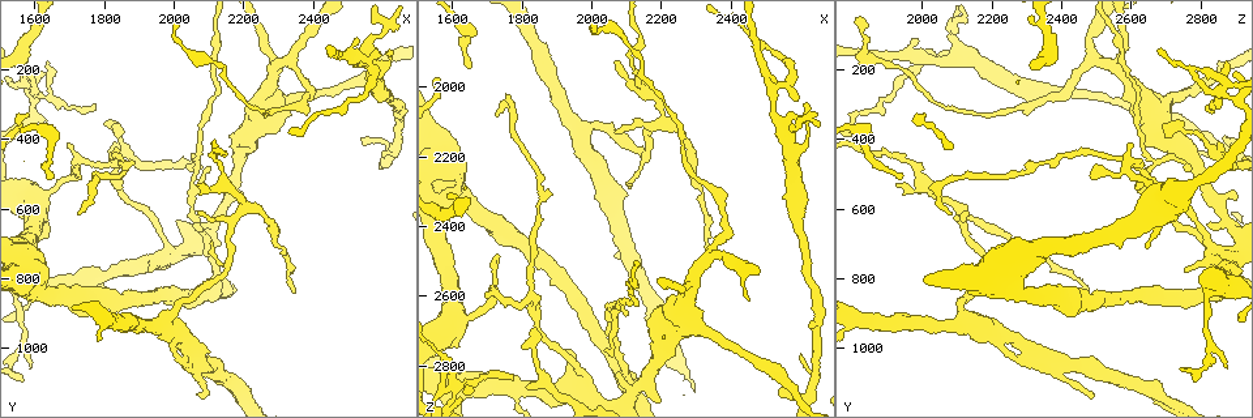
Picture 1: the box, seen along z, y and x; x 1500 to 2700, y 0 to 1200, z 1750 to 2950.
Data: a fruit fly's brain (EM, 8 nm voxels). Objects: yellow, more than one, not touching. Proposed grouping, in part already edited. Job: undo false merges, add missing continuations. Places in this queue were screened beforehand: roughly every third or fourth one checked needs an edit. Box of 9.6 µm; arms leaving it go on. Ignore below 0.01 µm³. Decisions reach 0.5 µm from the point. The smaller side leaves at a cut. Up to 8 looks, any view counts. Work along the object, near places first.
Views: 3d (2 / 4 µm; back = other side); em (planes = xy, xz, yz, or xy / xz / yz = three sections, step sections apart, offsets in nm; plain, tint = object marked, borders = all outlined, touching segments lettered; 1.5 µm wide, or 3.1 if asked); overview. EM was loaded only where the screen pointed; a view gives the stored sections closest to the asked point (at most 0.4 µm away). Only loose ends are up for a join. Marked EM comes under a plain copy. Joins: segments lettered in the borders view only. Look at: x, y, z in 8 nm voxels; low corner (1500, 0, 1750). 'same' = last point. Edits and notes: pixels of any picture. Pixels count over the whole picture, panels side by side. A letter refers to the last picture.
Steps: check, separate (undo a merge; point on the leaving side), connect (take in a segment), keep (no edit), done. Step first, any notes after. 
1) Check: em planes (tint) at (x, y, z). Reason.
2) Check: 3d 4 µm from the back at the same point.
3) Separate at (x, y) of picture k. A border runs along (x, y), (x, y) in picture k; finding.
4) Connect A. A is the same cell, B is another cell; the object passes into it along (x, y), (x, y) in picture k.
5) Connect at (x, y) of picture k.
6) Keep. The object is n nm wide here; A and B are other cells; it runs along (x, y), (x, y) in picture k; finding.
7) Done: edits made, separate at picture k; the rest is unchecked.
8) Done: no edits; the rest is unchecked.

Check: em planes (borders) at (1720, 490, 2580). Abrupt turn.

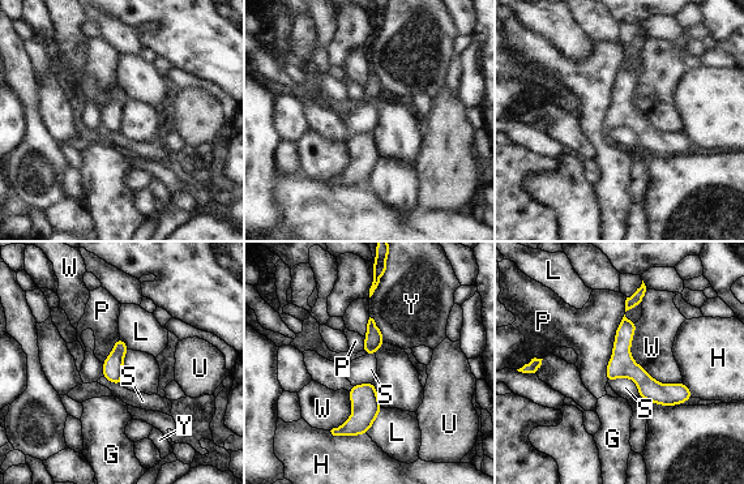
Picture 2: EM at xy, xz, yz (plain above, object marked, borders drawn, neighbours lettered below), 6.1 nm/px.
Keep. The object is 30 nm wide here; the longest contact is with W, 480 nm; G, H, L, P, S, U, W and Y are other cells; continuous, no second neuron.

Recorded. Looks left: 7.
Check: em planes (borders) at (2110, 690, 2280). Thin end.

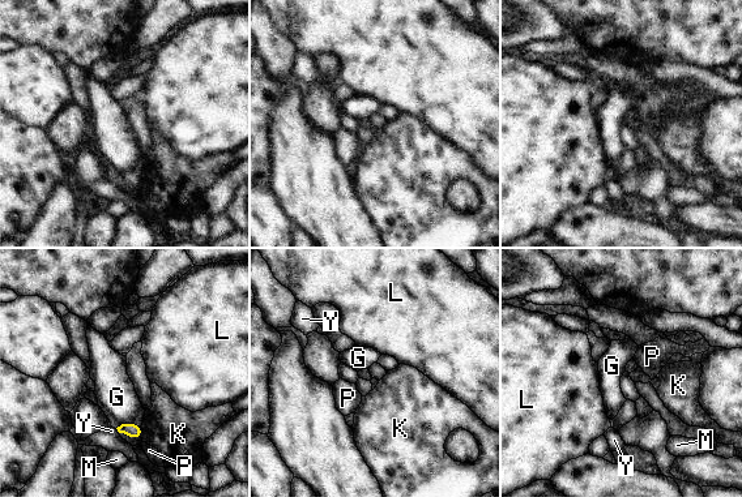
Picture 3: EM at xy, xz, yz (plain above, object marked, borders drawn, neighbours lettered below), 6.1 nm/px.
Keep. G, K, L, M, P and Y are other cells; a border runs along (140, 427), (143, 438) in picture 3; no lettered segment goes on from it.

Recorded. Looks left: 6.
Check: em yz step 8 (borders) at (2350, 840, 2470). Long arm stops here.

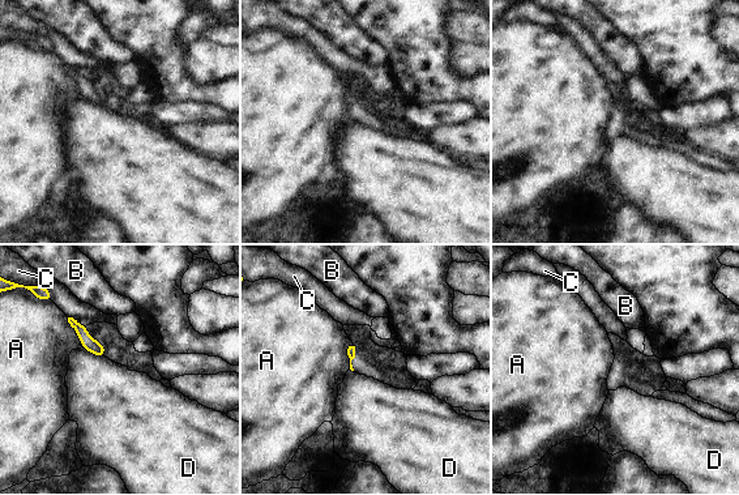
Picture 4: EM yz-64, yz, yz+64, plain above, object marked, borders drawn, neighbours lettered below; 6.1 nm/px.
Check: em planes (borders) at the same point. Another direction.

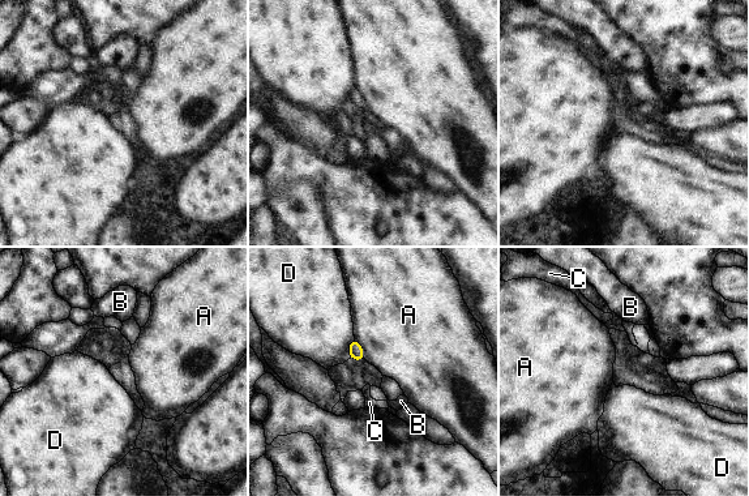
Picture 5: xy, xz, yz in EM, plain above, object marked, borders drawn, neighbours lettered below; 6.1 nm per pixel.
Keep. A, B, C and D are other cells; none of them fits.

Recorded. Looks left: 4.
Done: no edits; the rest is unchecked.

